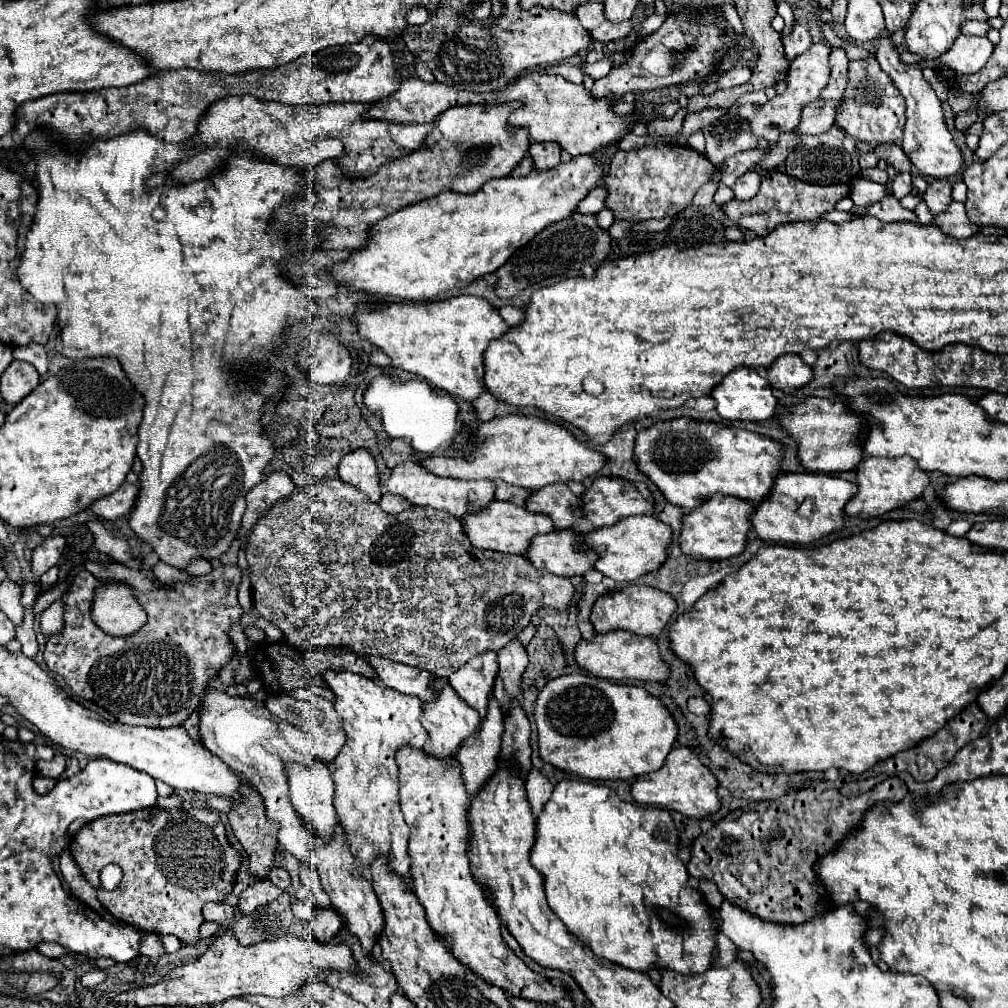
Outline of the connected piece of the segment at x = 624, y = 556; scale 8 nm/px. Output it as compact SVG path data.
M626 516L612 526L594 528L582 534L582 542L598 554L596 570L616 582L632 582L638 576L656 570L666 560L666 546L670 544L672 530L654 516Z

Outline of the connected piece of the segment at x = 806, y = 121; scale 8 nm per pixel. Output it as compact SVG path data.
M816 98L814 102L810 102L810 106L806 106L806 110L802 110L802 126L798 126L798 132L804 132L804 134L826 132L834 124L836 108L840 104L842 104L842 98L840 100Z

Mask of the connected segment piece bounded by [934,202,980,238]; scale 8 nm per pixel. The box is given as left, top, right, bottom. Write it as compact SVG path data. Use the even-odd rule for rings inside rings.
M952 202L952 206L948 206L946 214L940 214L938 218L934 218L934 224L938 224L942 228L942 232L952 234L954 238L970 238L970 236L980 234L980 228L968 220L966 208L960 202Z

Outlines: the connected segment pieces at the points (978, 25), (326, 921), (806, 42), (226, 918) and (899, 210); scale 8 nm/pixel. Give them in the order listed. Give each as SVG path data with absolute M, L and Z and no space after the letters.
M968 22L962 26L964 34L976 34L976 36L986 36L990 32L990 24L988 22Z
M316 908L314 912L314 918L310 920L310 926L312 926L312 932L314 932L314 938L318 942L334 942L336 940L336 934L342 926L342 920L340 916L334 912L334 908Z
M794 24L792 32L784 38L784 52L790 60L794 60L798 54L806 52L808 48L812 46L812 40L810 40L810 34L804 26L800 24Z
M206 904L202 914L206 922L216 922L218 926L228 928L228 924L234 918L234 908L230 904Z
M886 196L878 204L868 206L866 212L882 222L916 222L918 224L916 214L912 210L902 208L902 204L894 196Z

